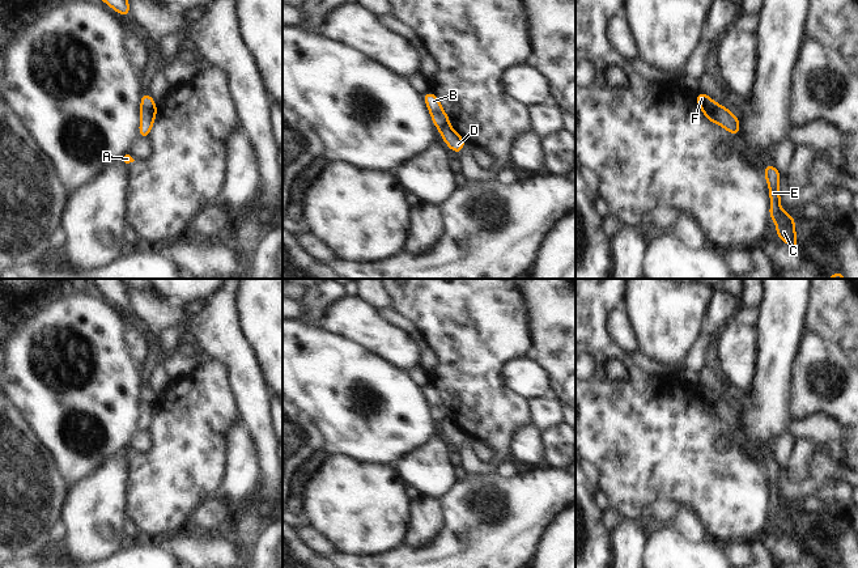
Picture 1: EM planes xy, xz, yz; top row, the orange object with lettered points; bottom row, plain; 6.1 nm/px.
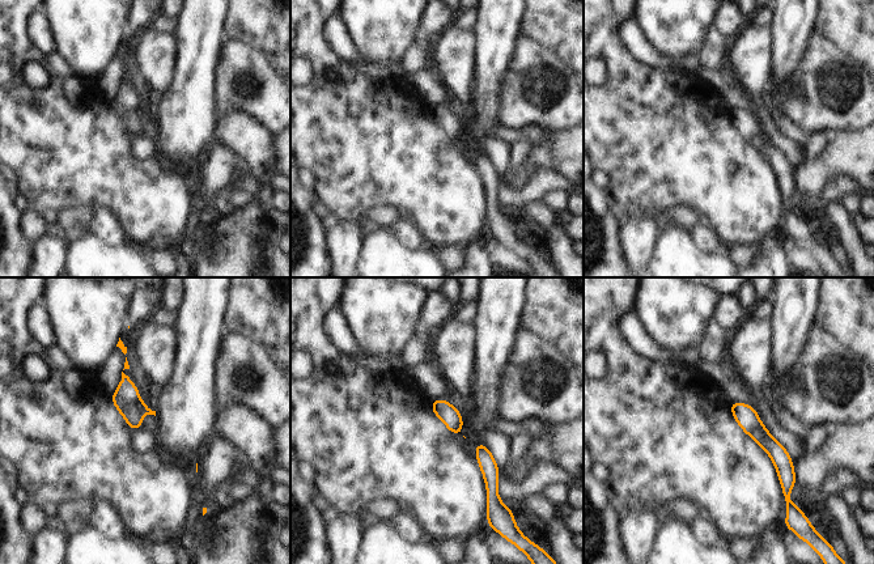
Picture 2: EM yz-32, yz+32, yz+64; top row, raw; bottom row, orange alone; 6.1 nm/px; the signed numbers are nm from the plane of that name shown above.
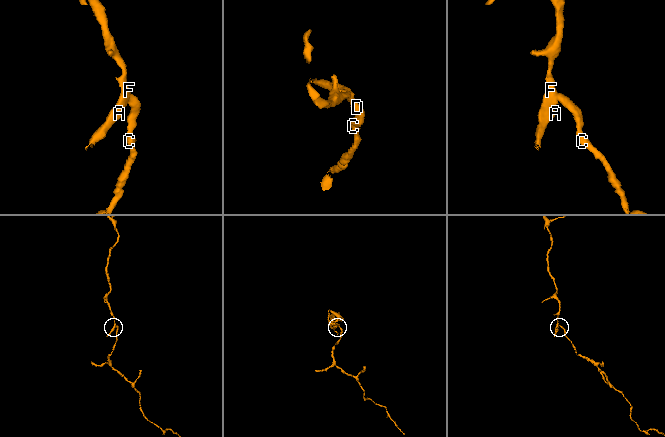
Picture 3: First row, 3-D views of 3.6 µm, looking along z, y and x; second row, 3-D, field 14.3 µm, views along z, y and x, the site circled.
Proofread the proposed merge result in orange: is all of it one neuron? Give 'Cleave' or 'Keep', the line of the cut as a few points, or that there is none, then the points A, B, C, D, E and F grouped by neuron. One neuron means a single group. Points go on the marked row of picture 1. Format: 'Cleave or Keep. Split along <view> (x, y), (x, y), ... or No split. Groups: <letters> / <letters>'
Cleave. Split along yz (720, 105), (713, 113), (714, 122). Groups: A B F / C D E

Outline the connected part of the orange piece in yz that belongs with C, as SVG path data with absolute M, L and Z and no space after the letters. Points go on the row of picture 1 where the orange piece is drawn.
M766 164L763 171L766 183L769 185L768 195L770 198L769 220L776 222L777 238L787 243L790 247L797 249L797 230L795 216L789 216L785 209L780 207L781 191L780 179L781 171L776 165Z

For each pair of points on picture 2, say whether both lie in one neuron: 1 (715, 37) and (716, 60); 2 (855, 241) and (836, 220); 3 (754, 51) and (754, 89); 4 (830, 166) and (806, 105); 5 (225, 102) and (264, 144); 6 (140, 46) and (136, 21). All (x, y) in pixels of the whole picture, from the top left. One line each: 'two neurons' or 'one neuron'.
1: one neuron
2: one neuron
3: one neuron
4: two neurons
5: two neurons
6: two neurons

